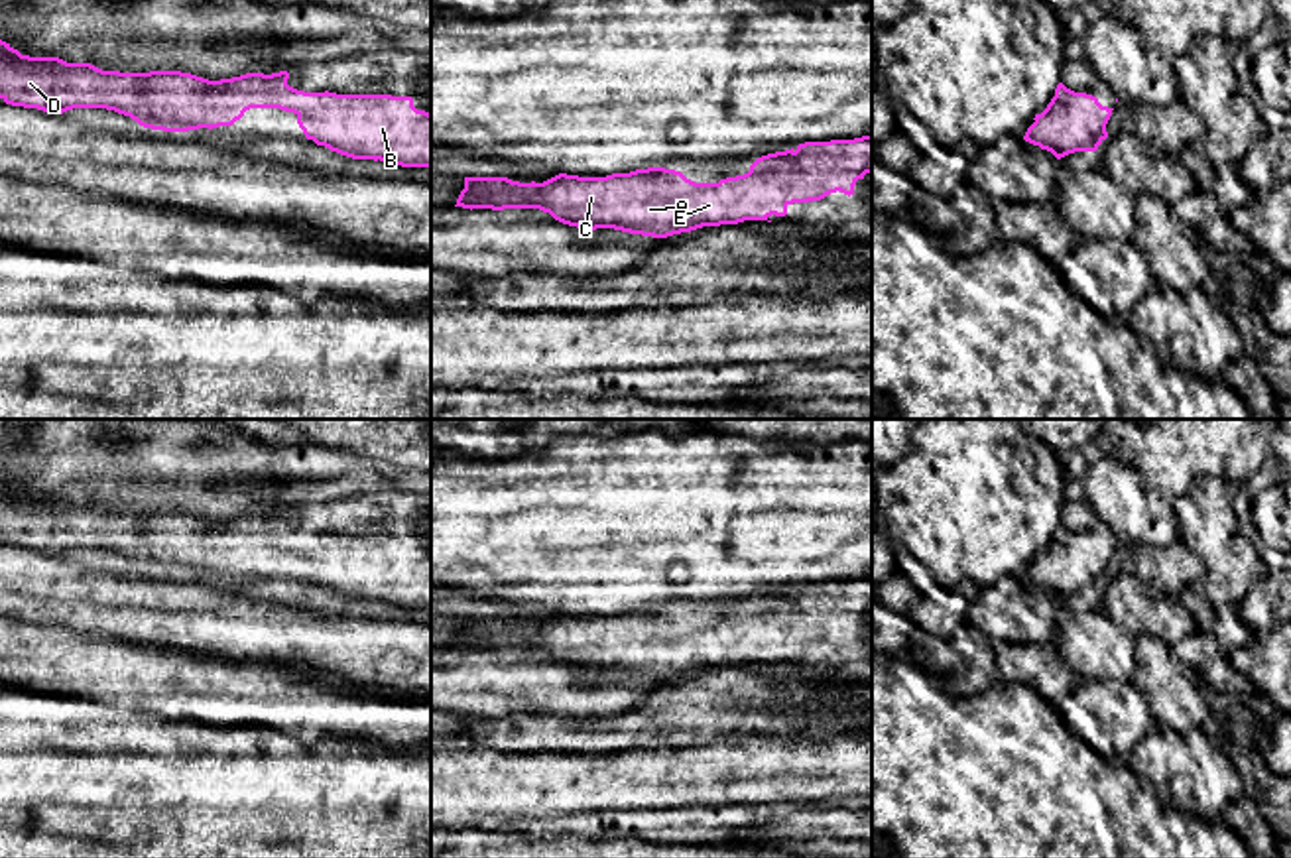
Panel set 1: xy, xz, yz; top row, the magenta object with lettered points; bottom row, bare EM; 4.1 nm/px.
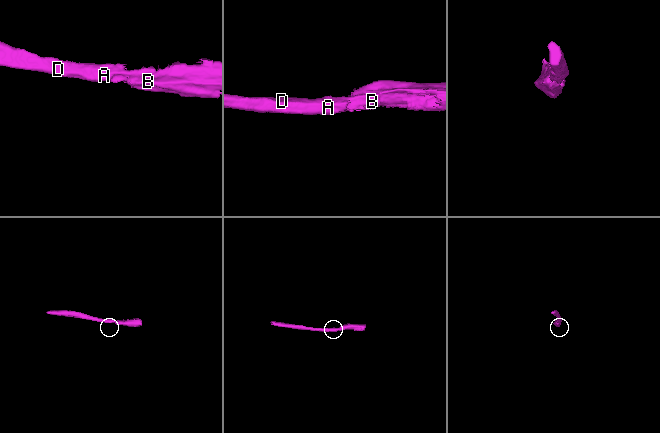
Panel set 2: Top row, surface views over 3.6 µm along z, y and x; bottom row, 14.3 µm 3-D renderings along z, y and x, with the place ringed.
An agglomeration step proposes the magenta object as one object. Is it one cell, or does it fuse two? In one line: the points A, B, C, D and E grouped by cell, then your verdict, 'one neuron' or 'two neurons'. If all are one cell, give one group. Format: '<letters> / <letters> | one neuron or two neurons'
A B C D E | one neuron

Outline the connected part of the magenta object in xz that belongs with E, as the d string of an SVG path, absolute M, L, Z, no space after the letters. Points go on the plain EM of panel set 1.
M872 575L768 594L748 614L718 624L695 624L665 608L606 618L559 614L543 624L464 618L455 647L539 649L577 669L667 679L703 667L771 663L771 655L785 657L793 644L821 642L836 632L850 638L866 614L872 614Z

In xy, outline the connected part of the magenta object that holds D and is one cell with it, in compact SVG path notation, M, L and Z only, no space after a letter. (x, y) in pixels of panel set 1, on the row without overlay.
M0 480L0 539L12 547L63 555L73 549L106 549L130 557L144 569L189 573L232 567L250 549L293 553L307 581L352 600L390 602L431 610L431 555L417 551L411 537L305 533L287 525L289 514L246 514L209 521L181 512L120 514L59 498L22 496Z

